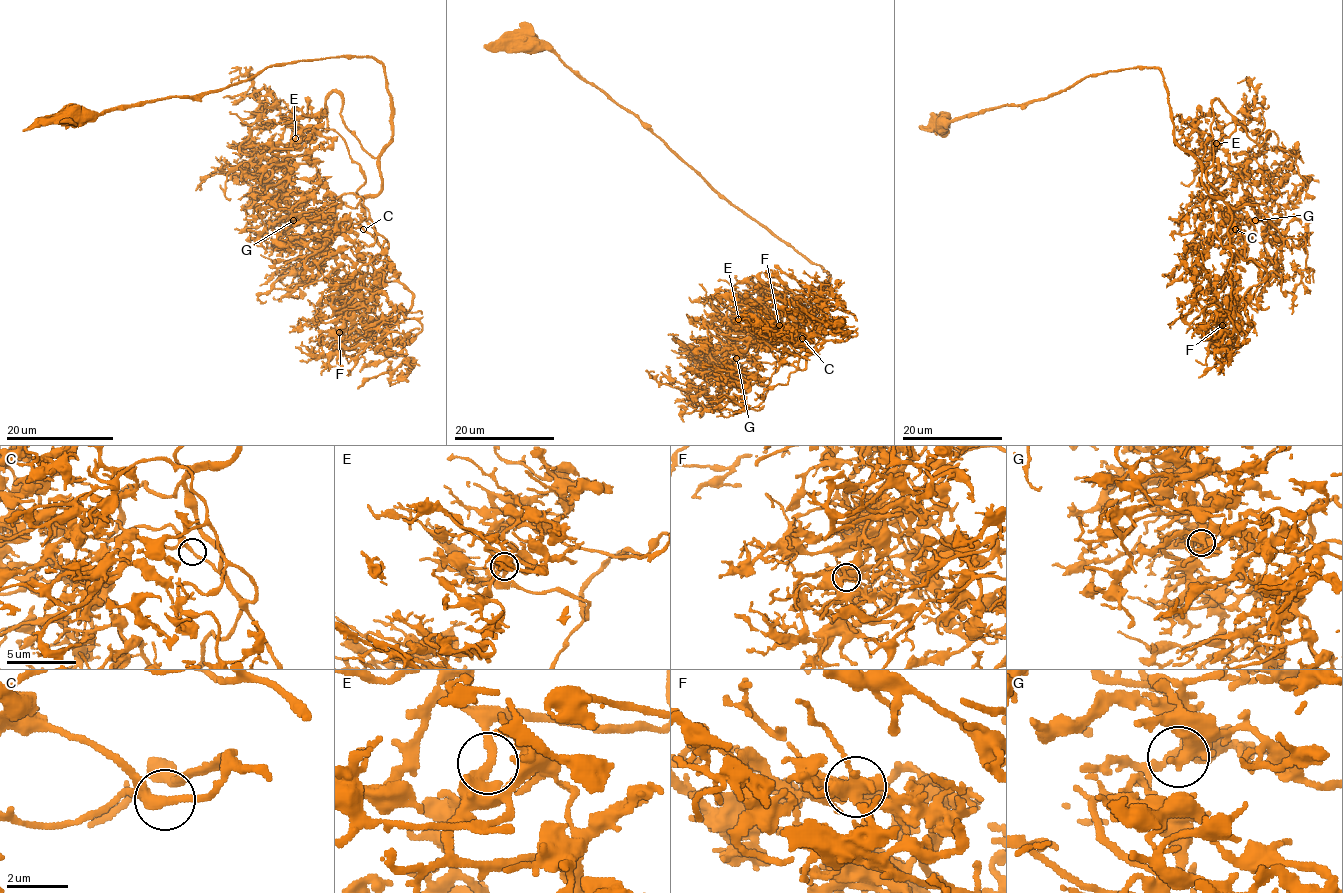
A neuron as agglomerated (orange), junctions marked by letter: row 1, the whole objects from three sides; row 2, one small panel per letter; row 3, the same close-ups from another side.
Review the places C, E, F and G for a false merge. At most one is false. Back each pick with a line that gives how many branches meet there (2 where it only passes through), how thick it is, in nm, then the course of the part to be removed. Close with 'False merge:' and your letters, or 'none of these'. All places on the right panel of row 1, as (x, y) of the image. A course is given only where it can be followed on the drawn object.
False merge: none of these

